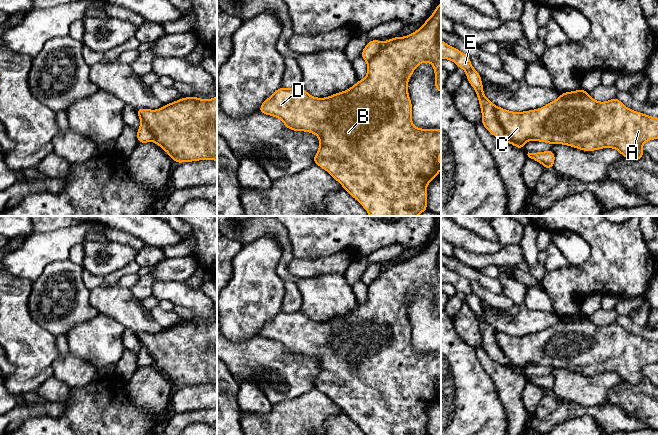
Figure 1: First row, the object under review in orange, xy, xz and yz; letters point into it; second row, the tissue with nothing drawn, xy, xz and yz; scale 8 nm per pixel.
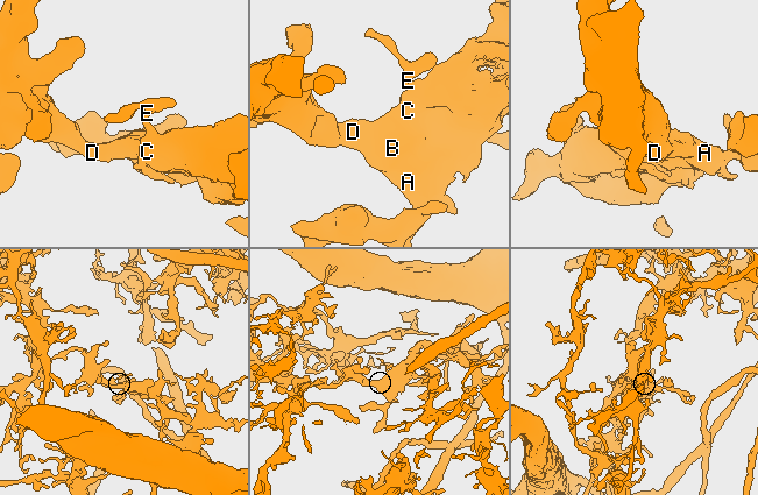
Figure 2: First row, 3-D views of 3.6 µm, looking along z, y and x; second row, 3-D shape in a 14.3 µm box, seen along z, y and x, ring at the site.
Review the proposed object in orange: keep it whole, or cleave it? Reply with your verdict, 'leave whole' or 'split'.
leave whole

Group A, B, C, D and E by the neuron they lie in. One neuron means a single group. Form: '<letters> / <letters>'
A B C D E

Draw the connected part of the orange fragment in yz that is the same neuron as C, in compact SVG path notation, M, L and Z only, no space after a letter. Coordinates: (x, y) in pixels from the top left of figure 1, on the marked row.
M441 39L441 59L452 60L465 70L467 80L475 89L482 111L482 125L493 136L523 149L528 140L563 144L583 151L614 148L625 158L637 161L645 154L644 142L658 138L658 117L636 112L623 105L616 97L607 102L592 99L584 89L565 92L547 105L524 112L511 112L495 106L483 92L480 74L472 67L470 57L449 46Z

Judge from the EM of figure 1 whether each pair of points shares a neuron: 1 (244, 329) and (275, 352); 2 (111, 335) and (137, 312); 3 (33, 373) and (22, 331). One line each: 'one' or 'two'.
1: two
2: two
3: one

